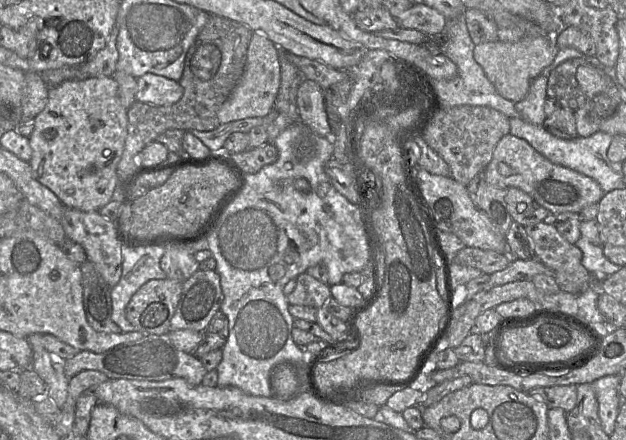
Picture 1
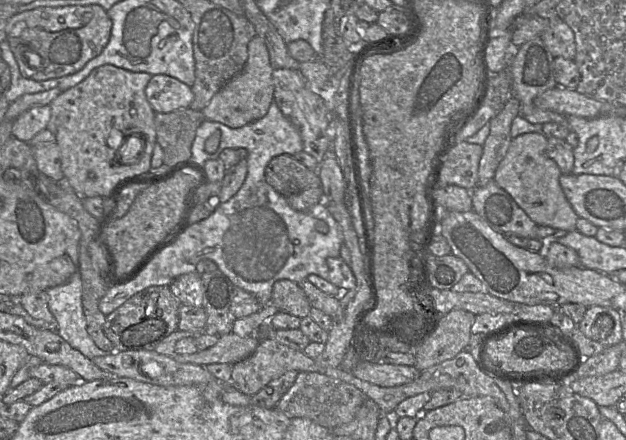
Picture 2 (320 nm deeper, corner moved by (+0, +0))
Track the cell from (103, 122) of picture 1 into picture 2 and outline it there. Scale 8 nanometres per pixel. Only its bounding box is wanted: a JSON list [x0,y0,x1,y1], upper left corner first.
[47,64,157,198]

